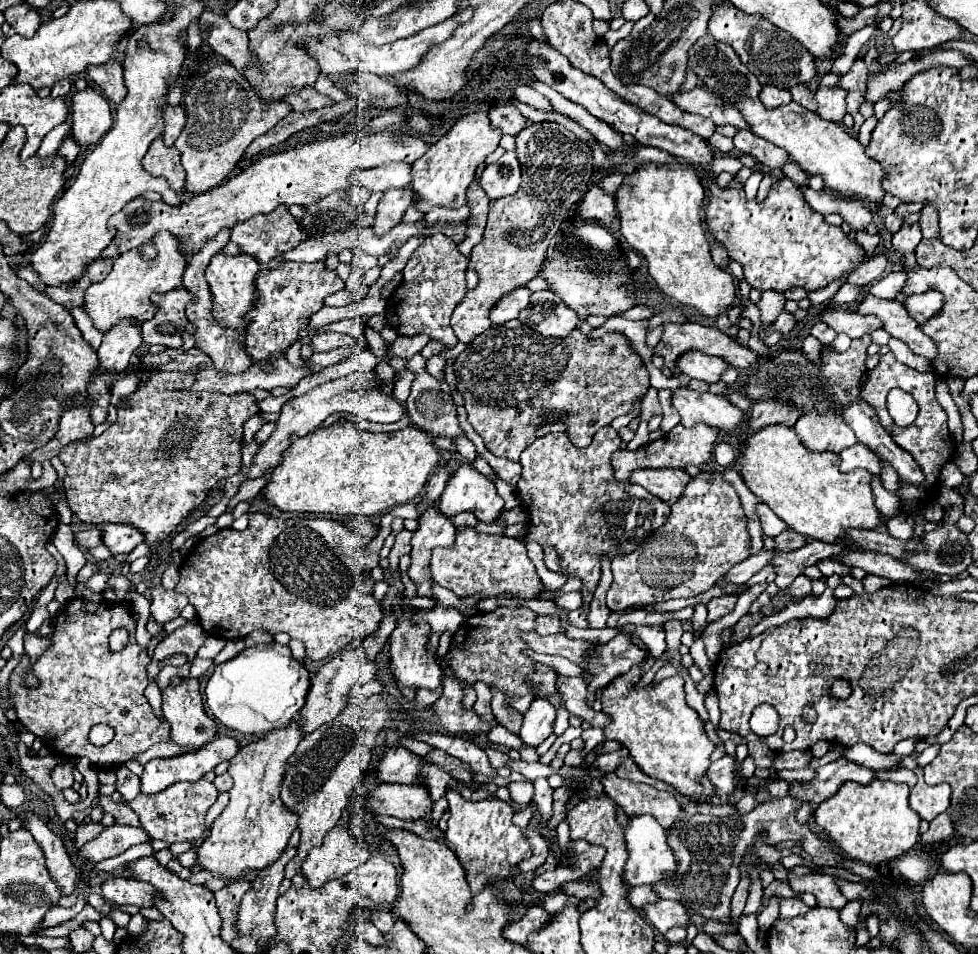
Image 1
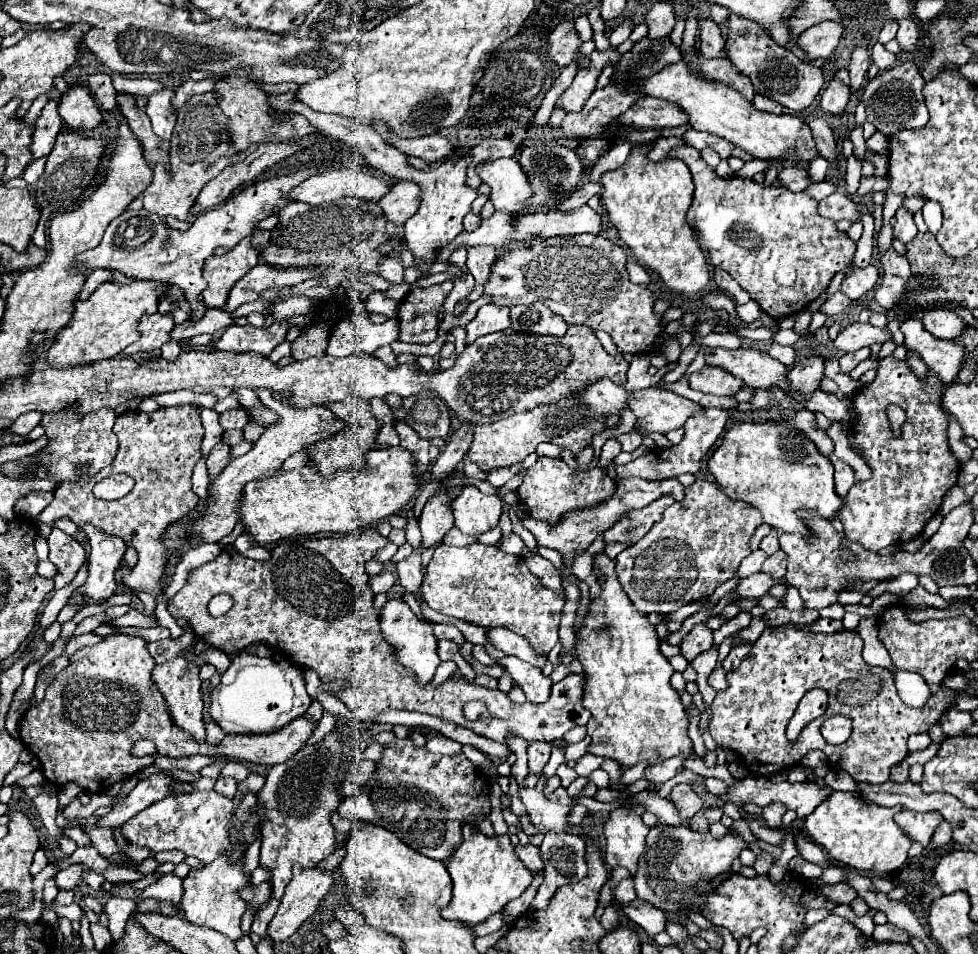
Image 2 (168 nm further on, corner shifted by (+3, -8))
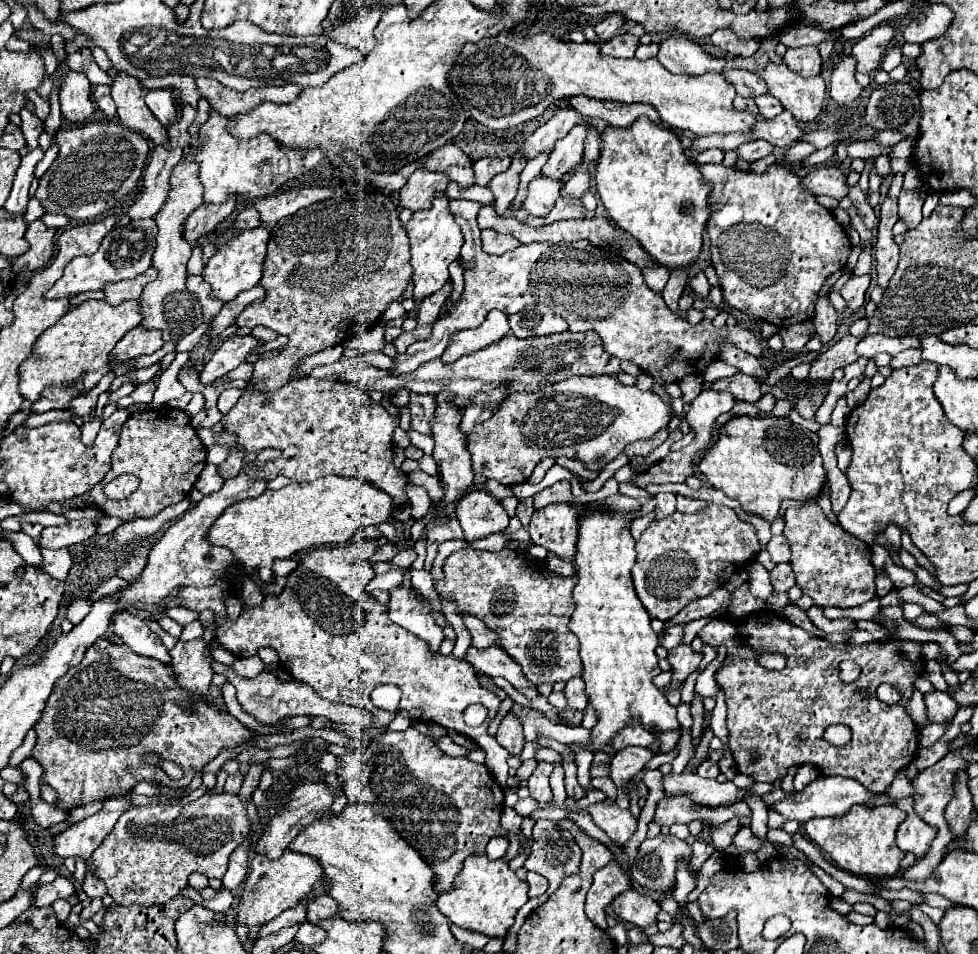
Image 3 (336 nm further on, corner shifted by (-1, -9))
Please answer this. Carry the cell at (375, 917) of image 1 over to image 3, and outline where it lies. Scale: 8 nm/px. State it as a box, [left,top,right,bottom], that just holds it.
[306,895,338,923]

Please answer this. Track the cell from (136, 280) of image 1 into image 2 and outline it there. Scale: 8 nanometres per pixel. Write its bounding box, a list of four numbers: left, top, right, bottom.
[46,280,170,368]

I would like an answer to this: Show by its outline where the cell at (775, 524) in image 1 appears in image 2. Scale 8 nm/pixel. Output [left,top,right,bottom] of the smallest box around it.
[760,530,780,554]

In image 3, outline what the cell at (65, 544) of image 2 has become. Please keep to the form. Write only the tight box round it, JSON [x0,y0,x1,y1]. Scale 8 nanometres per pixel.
[40,549,72,581]

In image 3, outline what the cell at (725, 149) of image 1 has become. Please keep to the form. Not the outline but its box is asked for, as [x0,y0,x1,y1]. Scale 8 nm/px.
[696,149,724,165]

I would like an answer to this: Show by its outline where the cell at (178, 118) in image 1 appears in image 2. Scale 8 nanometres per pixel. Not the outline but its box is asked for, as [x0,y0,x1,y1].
[146,88,176,140]

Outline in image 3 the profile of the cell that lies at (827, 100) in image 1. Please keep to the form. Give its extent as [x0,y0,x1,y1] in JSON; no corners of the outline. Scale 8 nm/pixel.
[830,57,862,105]

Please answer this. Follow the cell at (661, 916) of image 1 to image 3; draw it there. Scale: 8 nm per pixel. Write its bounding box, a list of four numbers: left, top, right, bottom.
[612,889,660,929]

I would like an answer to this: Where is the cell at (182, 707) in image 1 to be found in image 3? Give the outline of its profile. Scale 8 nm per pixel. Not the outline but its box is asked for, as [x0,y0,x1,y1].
[170,637,214,695]

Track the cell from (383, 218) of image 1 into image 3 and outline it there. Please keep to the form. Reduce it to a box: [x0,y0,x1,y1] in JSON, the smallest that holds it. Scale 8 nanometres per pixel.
[400,169,450,211]

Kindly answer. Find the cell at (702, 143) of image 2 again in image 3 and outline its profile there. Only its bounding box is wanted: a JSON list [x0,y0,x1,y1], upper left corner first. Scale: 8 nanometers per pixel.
[738,141,774,161]

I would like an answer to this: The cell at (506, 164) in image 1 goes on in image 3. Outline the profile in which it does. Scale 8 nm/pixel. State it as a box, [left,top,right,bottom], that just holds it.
[524,177,560,217]

